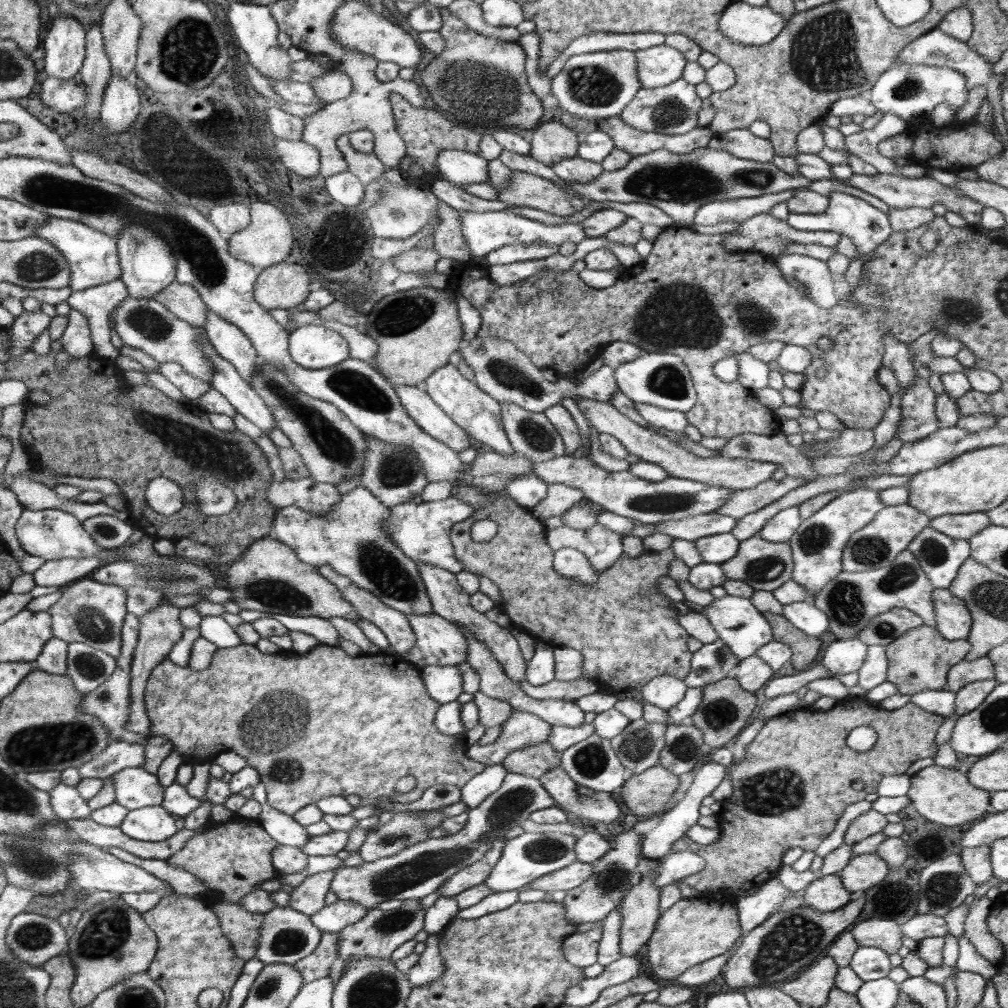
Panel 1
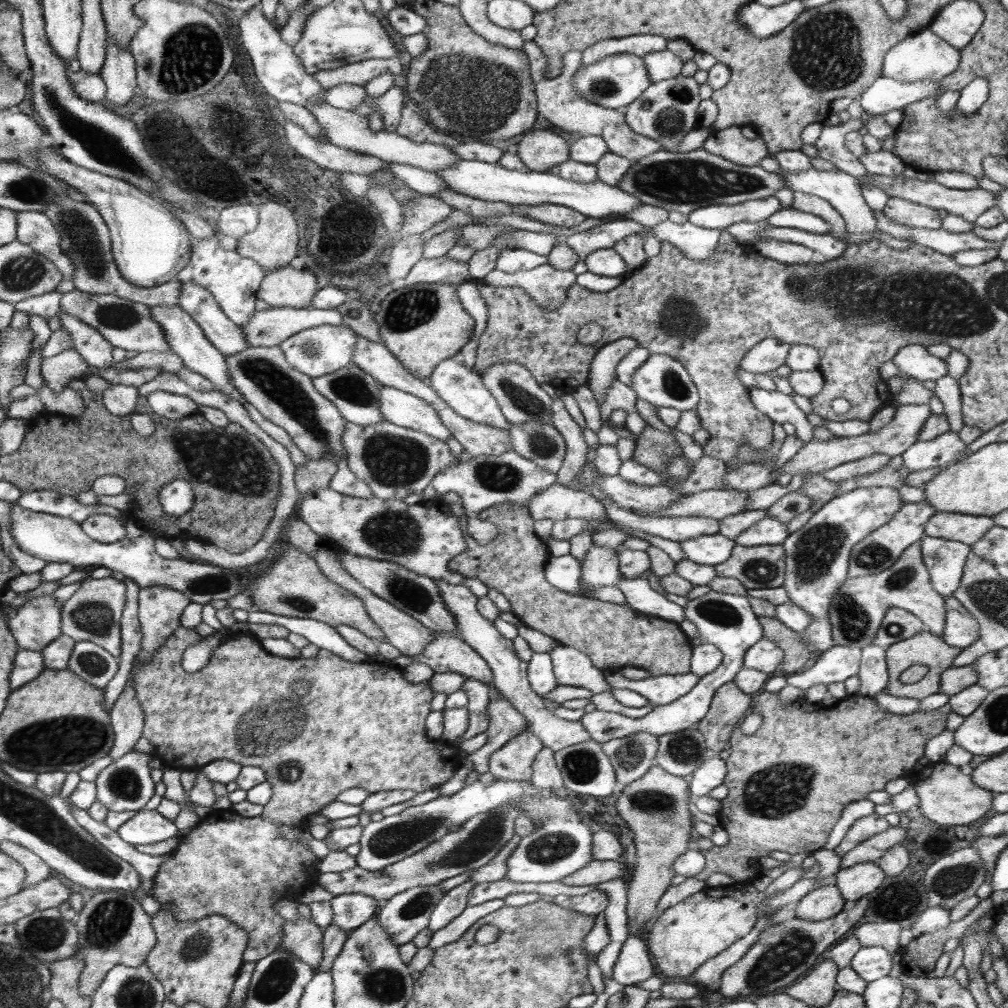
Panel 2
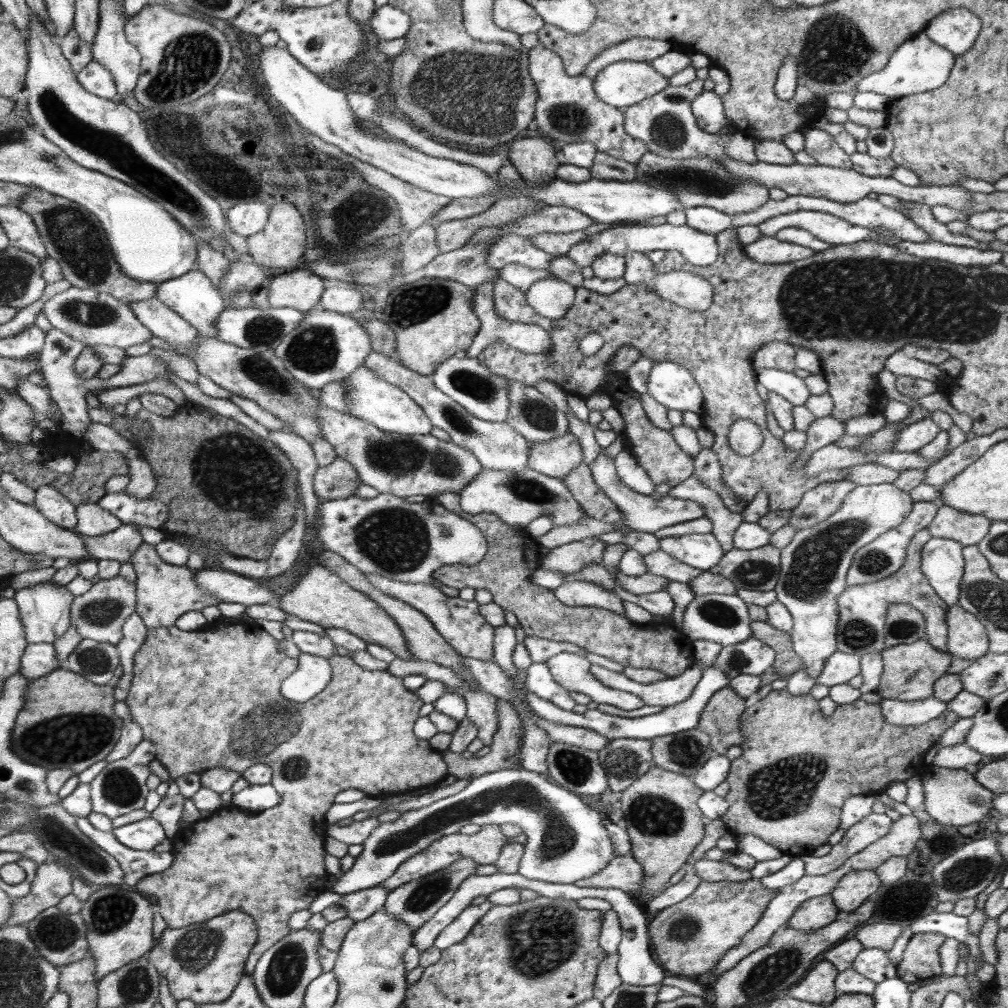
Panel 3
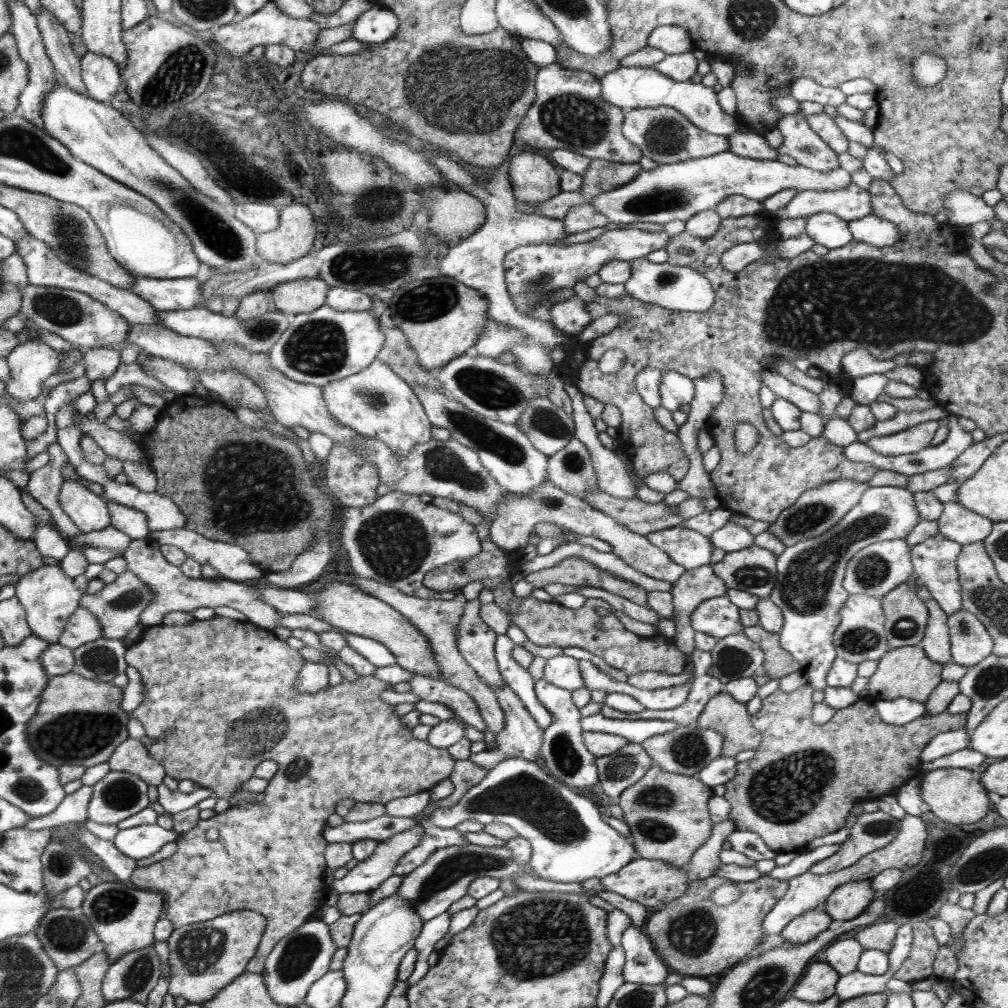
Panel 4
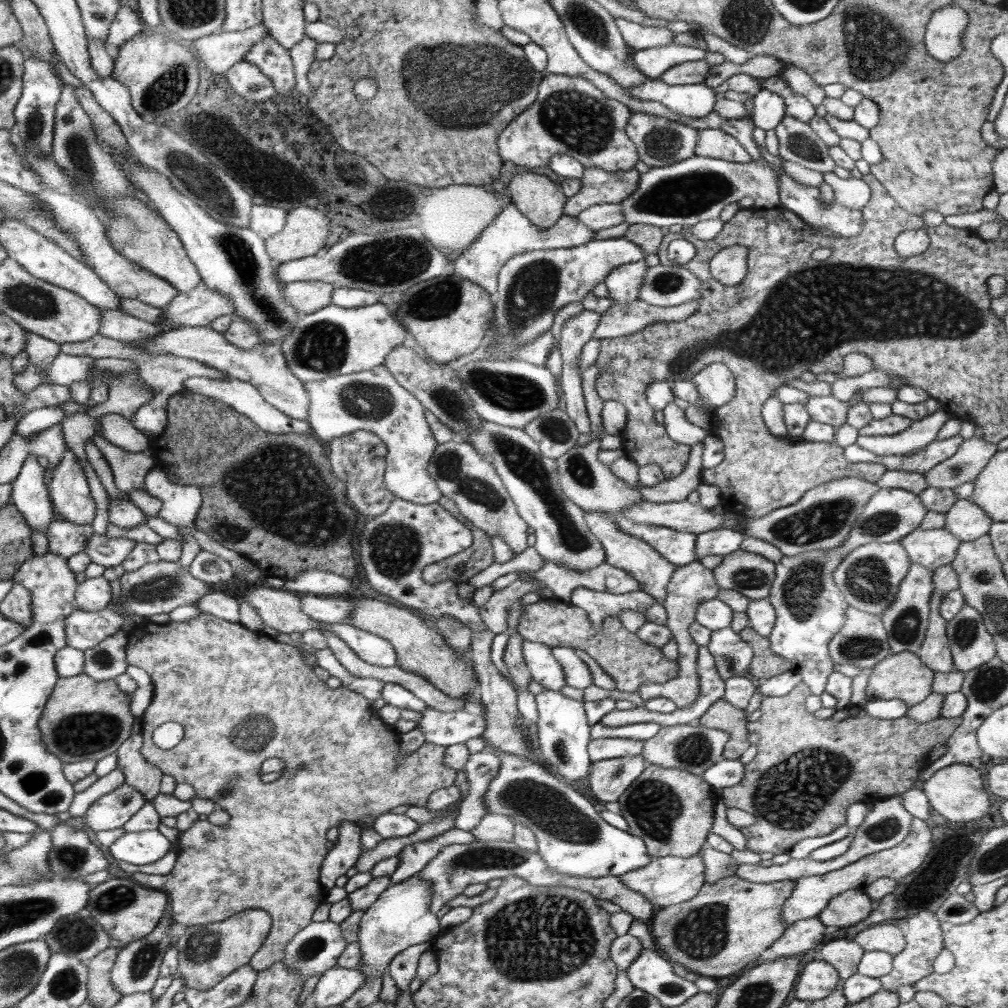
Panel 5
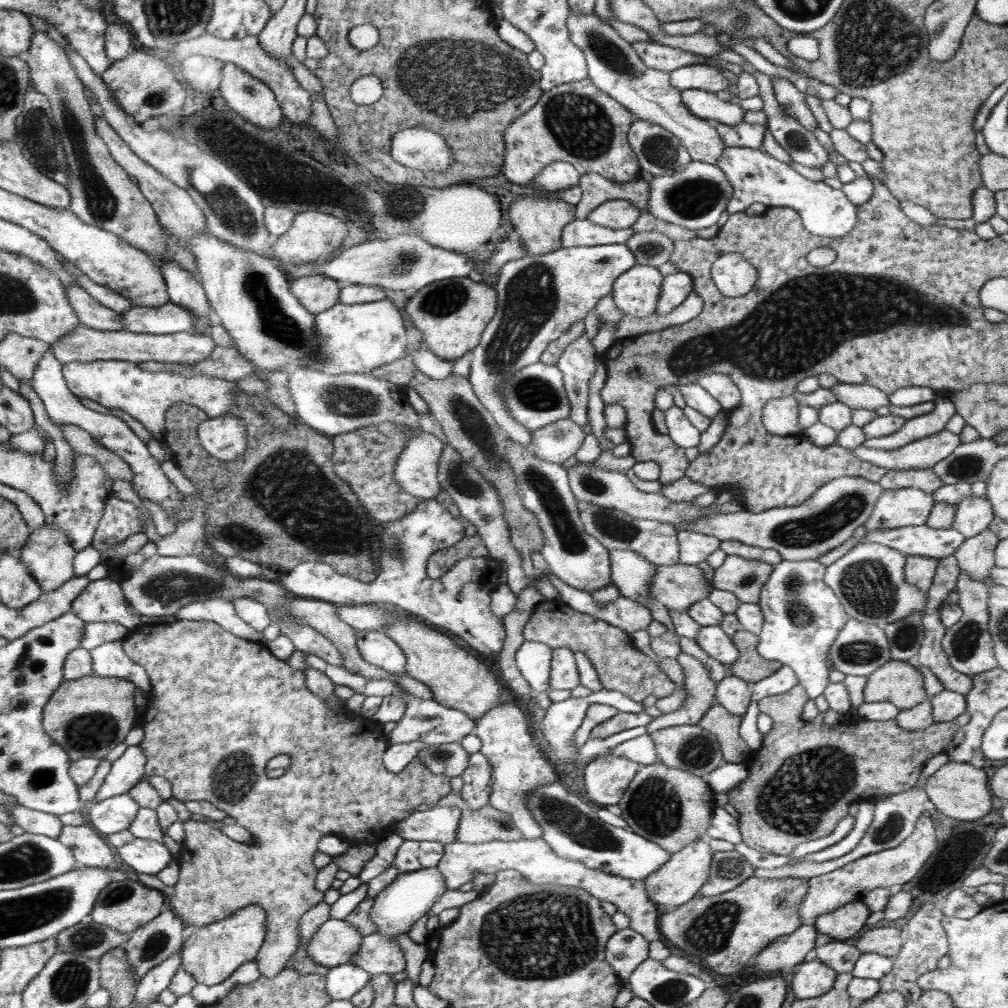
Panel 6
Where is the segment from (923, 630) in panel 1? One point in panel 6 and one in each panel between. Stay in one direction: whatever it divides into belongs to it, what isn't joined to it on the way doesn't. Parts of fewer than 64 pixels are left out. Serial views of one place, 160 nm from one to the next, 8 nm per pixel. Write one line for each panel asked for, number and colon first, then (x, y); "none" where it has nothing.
2: (926, 648)
3: (910, 670)
4: (907, 672)
5: (903, 676)
6: (899, 682)

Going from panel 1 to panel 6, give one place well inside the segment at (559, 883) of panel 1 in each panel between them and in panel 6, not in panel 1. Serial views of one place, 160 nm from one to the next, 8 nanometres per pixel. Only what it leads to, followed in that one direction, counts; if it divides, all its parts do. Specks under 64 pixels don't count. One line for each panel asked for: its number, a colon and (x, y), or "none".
2: (595, 872)
3: (625, 873)
4: (652, 883)
5: (667, 880)
6: (676, 882)

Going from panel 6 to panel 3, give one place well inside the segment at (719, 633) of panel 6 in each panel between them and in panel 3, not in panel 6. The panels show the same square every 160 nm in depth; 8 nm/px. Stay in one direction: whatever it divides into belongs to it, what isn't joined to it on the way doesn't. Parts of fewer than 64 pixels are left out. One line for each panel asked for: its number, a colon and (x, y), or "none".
3: (752, 656)
4: (734, 657)
5: (732, 655)

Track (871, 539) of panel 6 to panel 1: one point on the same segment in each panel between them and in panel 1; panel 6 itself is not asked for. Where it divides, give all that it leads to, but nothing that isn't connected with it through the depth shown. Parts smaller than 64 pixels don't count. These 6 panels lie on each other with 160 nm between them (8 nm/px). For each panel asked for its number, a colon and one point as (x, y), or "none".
1: (940, 556)
2: (945, 559)
3: (942, 562)
4: (934, 561)
5: (932, 548)

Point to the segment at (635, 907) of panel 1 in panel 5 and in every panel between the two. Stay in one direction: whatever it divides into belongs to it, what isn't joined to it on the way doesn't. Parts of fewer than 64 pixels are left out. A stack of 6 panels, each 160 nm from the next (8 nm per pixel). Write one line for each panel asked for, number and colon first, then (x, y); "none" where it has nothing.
2: (655, 807)
3: (664, 823)
4: (668, 815)
5: (672, 810)

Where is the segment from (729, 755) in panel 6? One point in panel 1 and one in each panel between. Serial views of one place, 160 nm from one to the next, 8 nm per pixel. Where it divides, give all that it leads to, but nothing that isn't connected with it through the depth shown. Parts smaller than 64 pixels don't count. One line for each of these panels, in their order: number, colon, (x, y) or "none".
1: (726, 708)
2: (730, 704)
3: (720, 719)
4: (722, 713)
5: (721, 715)

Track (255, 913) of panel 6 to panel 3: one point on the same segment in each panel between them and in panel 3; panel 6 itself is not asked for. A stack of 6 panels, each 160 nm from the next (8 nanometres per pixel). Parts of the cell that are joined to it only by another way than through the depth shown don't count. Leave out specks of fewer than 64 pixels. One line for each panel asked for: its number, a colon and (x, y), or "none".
3: (204, 962)
4: (204, 957)
5: (206, 953)

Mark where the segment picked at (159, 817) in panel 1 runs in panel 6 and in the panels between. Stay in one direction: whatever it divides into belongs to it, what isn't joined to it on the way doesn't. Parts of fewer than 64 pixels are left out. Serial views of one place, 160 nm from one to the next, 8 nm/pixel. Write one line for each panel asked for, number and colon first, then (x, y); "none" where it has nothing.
2: (145, 827)
3: (145, 834)
4: (141, 841)
5: (143, 848)
6: (146, 856)

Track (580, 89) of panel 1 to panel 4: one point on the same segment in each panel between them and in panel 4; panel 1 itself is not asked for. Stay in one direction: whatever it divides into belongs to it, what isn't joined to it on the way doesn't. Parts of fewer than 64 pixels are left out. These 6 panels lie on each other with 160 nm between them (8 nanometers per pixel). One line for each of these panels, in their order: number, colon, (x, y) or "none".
2: (619, 79)
3: (622, 84)
4: (627, 87)

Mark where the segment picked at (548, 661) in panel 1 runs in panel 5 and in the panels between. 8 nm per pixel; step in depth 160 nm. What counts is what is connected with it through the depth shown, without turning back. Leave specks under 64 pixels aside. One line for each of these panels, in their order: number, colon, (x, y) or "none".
2: (540, 675)
3: (539, 680)
4: (566, 758)
5: (563, 732)

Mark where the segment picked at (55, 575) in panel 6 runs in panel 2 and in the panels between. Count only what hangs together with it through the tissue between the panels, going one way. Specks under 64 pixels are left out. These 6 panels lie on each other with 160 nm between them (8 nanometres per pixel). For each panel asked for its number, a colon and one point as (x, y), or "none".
2: (36, 622)
3: (44, 608)
4: (48, 596)
5: (52, 585)

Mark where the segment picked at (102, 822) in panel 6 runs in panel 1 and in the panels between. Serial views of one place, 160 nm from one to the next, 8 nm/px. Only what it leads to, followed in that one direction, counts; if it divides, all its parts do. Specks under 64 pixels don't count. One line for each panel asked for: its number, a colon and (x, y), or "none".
1: (135, 788)
2: (125, 784)
3: (121, 787)
4: (118, 795)
5: (112, 810)

